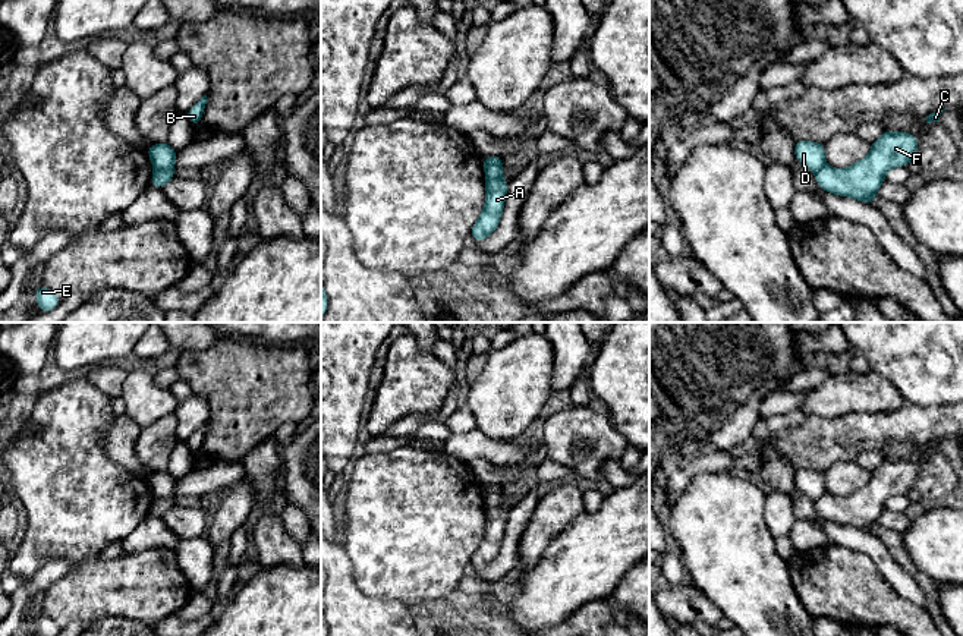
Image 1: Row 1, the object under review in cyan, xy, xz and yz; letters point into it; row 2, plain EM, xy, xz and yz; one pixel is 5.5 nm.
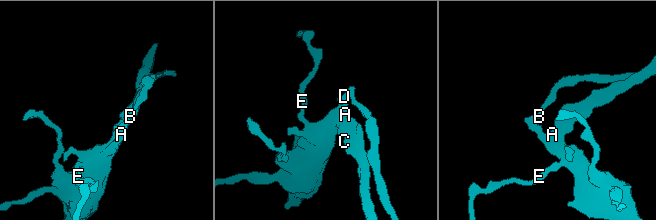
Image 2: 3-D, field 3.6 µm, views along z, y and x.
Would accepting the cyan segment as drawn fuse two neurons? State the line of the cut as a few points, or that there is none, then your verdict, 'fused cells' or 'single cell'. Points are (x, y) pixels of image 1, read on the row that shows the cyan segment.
cut in xy along (156, 169), (173, 170); fused cells

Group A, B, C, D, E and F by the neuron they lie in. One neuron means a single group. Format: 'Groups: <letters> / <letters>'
Groups: A C E F / B D

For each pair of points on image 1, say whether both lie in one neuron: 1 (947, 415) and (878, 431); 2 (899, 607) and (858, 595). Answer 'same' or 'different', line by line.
1: same
2: same

